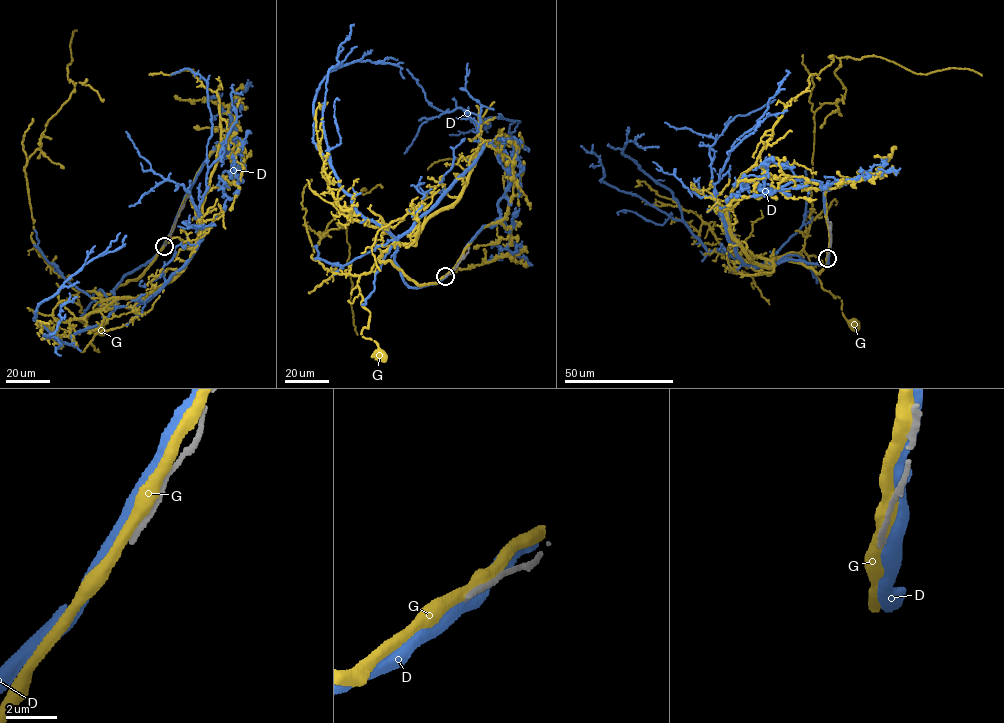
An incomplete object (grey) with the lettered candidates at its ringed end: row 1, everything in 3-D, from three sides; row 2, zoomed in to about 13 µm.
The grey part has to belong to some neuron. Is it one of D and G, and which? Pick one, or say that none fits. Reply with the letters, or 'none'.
none

